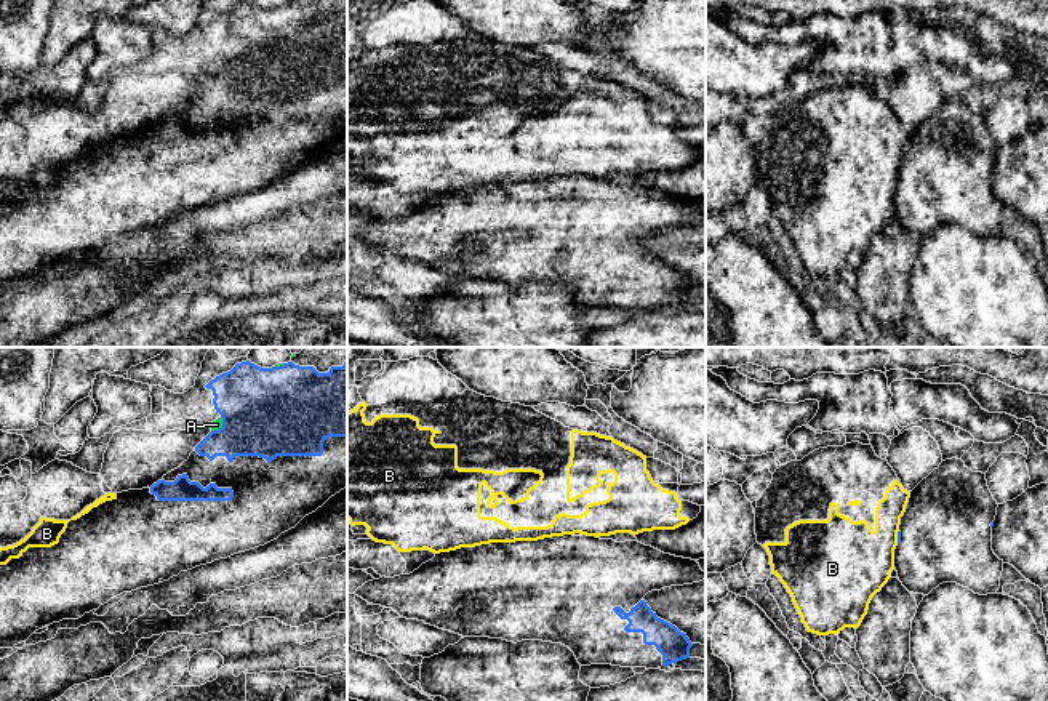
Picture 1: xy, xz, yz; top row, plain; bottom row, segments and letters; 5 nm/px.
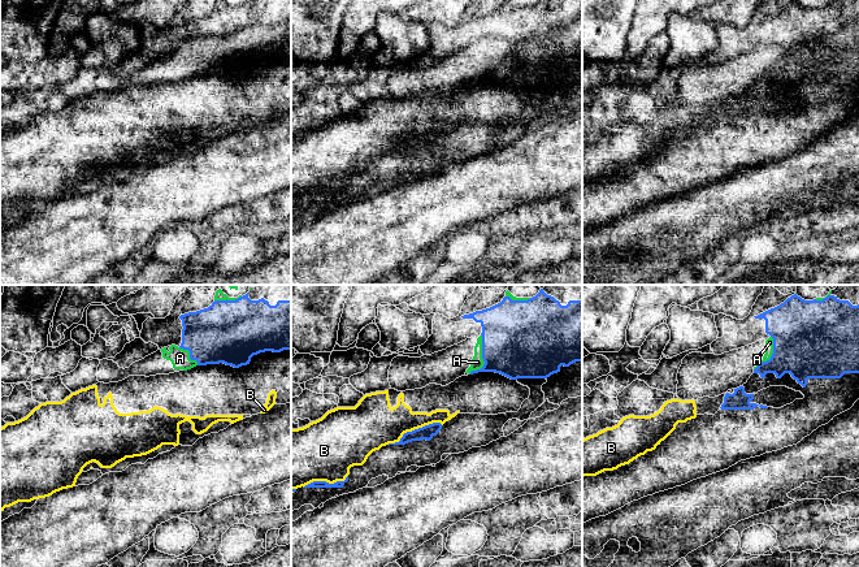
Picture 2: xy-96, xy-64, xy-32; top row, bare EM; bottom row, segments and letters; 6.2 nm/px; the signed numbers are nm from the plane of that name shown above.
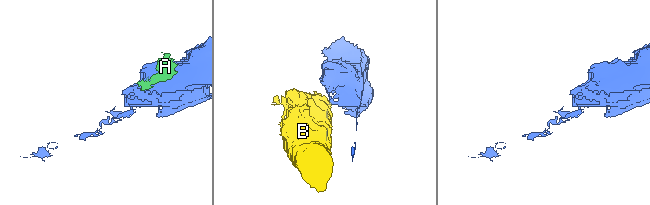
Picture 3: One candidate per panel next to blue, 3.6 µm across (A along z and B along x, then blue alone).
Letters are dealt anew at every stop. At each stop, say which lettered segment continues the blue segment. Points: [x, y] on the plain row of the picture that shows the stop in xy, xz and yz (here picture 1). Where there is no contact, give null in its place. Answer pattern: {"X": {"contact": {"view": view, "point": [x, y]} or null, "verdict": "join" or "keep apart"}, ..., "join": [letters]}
{"A": {"contact": {"view": "xy", "point": [223, 68]}, "verdict": "keep apart"}, "B": {"contact": {"view": "yz", "point": [898, 178]}, "verdict": "keep apart"}, "join": []}

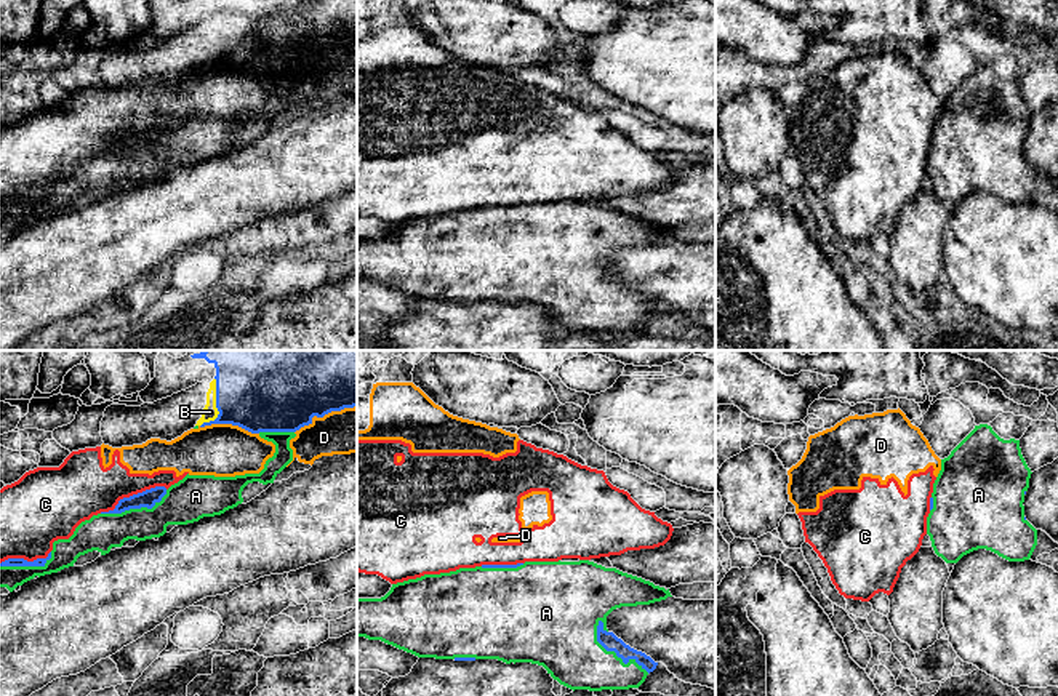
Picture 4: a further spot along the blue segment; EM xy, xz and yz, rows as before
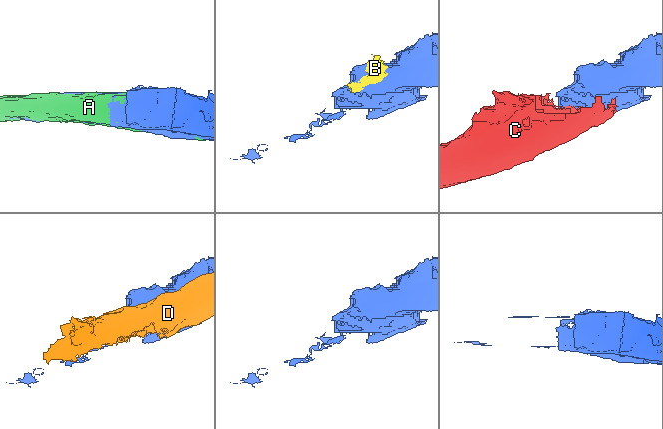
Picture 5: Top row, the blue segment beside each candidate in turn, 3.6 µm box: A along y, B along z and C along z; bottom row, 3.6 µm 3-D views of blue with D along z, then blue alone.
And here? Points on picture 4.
{"A": {"contact": {"view": "xz", "point": [613, 292]}, "verdict": "join"}, "B": {"contact": {"view": "xy", "point": [216, 47]}, "verdict": "keep apart"}, "C": {"contact": {"view": "xy", "point": [133, 136]}, "verdict": "keep apart"}, "D": {"contact": {"view": "xy", "point": [324, 56]}, "verdict": "keep apart"}, "join": ["A"]}

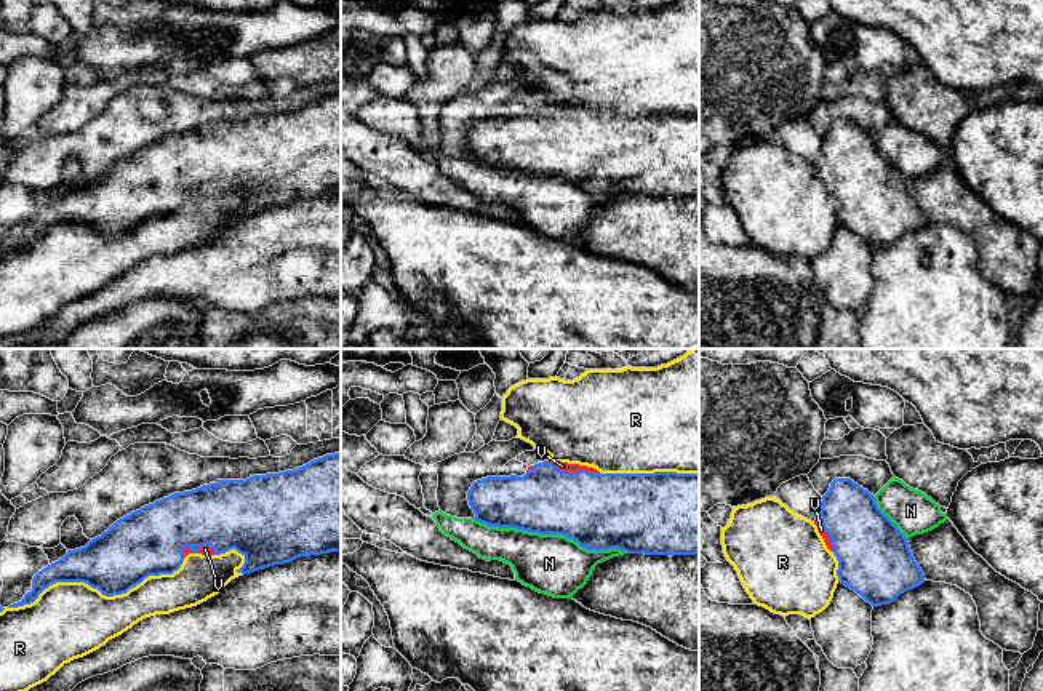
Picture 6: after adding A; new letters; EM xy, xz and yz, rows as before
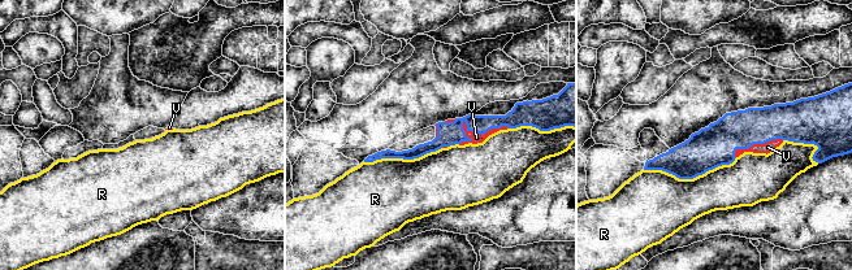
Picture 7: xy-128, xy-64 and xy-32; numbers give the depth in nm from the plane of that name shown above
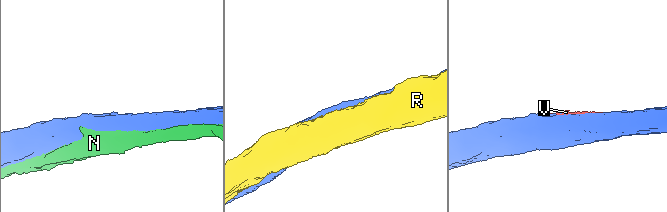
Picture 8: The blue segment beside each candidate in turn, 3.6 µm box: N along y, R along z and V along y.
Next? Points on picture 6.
{"N": {"contact": {"view": "xz", "point": [549, 175]}, "verdict": "keep apart"}, "R": {"contact": {"view": "xy", "point": [98, 231]}, "verdict": "keep apart"}, "V": {"contact": {"view": "xz", "point": [571, 114]}, "verdict": "join"}, "join": ["V"]}

